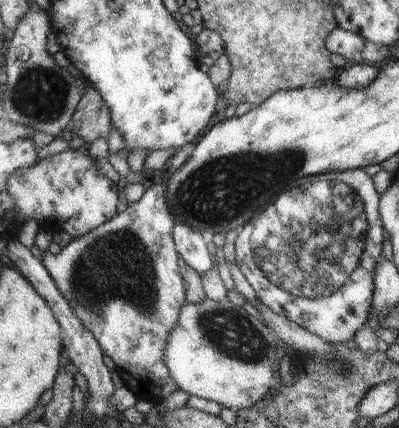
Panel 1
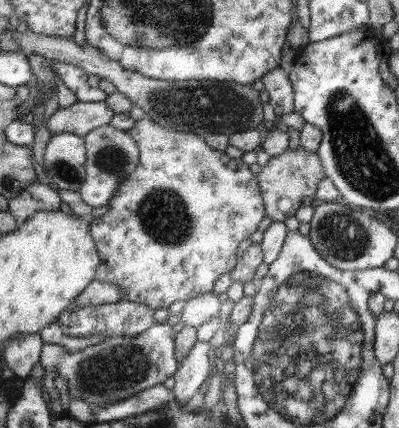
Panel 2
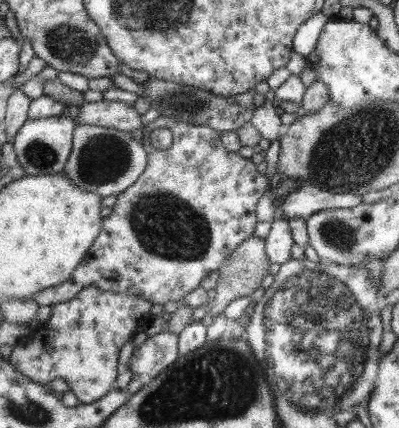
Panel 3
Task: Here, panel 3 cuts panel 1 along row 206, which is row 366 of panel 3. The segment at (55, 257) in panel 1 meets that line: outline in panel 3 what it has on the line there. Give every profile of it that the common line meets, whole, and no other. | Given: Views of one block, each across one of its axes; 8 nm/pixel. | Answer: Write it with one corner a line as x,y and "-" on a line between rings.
165,330
159,332
137,348
129,360
129,370
133,376
153,376
159,378
169,366
173,366
181,358
181,336

